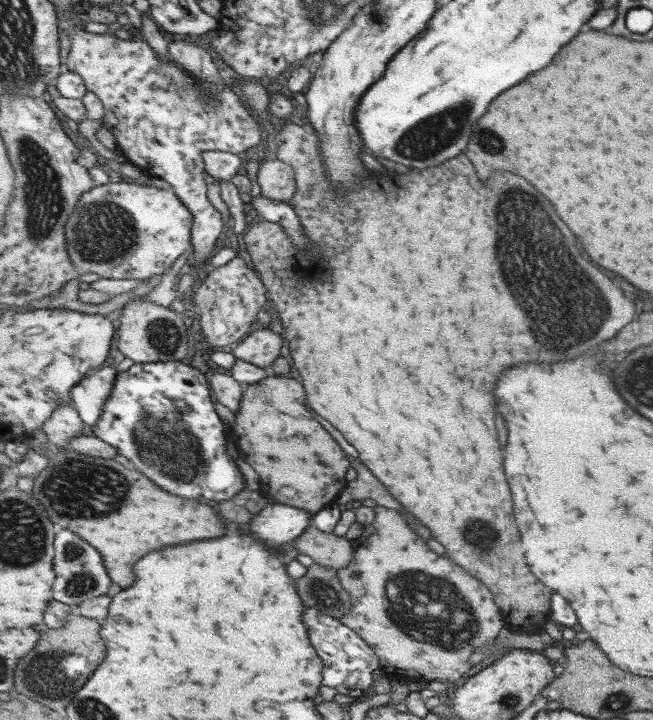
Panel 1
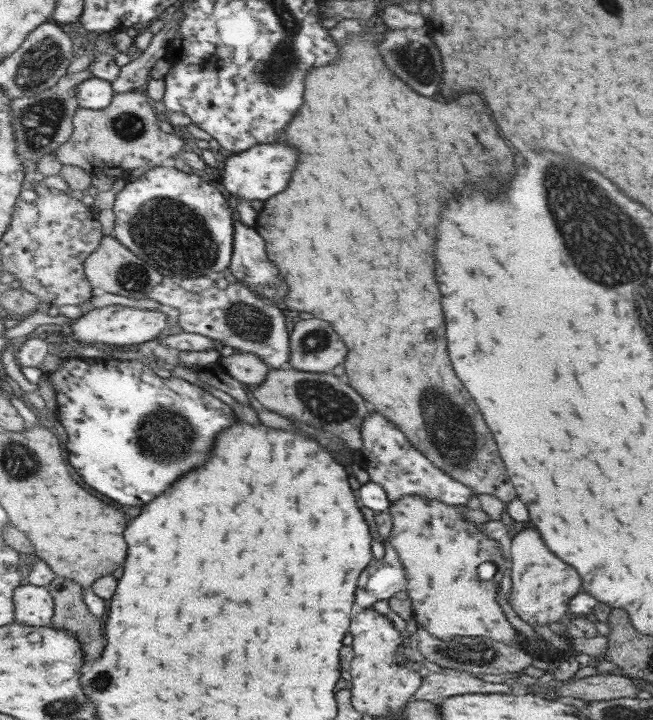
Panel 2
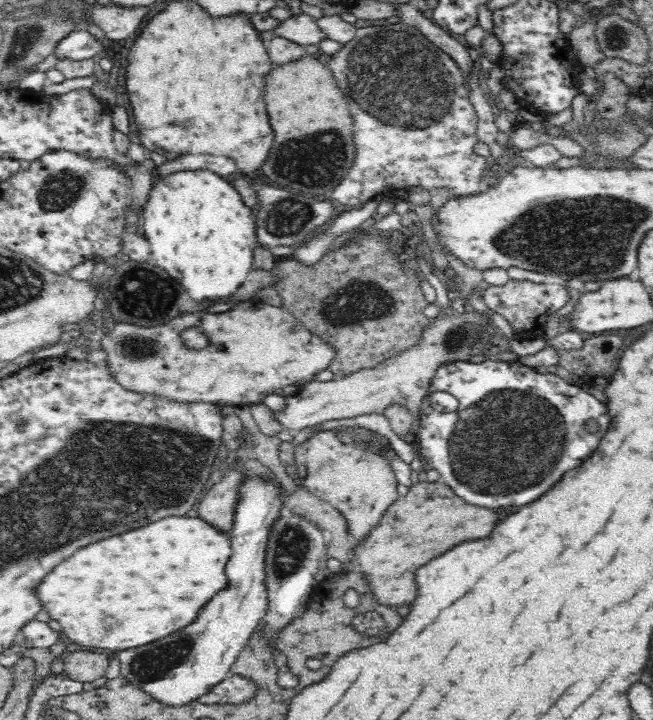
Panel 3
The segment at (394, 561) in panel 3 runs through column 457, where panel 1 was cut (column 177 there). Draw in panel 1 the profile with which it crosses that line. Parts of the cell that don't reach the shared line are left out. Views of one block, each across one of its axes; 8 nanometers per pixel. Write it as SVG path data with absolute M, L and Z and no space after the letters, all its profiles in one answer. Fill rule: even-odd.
M70 448L60 449L49 455L49 466L33 481L31 493L39 502L47 508L51 520L55 520L57 530L69 528L77 534L81 534L87 542L91 542L101 555L107 567L112 581L122 589L133 585L135 576L135 564L151 554L153 550L167 548L175 544L187 544L197 540L209 540L209 538L221 538L227 534L227 526L221 520L216 507L201 504L197 500L183 500L183 496L175 496L167 490L163 490L159 484L155 484L149 476L143 476L143 472L132 466L123 466L113 459L99 458L81 454ZM85 494L93 494L95 498L85 498Z

